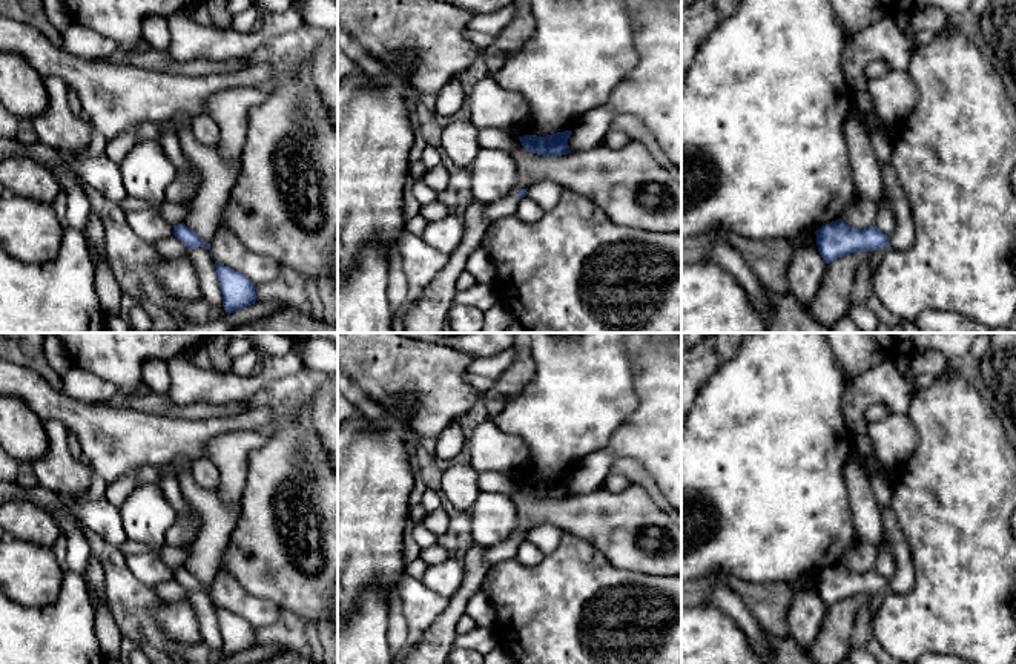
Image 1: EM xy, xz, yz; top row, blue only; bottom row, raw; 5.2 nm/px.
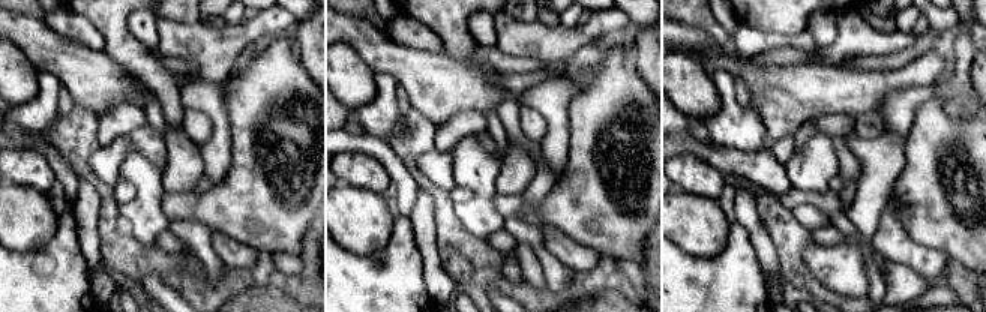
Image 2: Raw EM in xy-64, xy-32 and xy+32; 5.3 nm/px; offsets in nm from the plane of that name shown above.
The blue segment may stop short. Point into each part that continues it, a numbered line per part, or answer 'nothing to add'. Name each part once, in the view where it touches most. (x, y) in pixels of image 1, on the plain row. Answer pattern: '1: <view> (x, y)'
1: xz (508, 548)

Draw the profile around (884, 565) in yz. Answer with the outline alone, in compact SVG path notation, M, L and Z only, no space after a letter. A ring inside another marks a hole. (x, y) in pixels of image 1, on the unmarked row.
M886 534L882 541L876 547L878 547L878 558L873 569L879 572L884 578L892 581L892 578L895 577L895 558L886 541Z

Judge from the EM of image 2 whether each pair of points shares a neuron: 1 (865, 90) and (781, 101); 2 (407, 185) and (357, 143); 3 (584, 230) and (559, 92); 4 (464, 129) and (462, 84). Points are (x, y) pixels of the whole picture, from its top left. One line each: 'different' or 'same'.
1: same
2: same
3: different
4: different

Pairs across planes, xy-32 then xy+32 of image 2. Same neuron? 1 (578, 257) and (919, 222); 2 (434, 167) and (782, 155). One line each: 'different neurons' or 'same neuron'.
1: different neurons
2: different neurons

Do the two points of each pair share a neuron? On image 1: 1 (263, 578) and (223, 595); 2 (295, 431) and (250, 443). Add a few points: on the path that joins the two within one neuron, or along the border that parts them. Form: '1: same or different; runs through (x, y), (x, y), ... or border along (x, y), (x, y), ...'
1: different; border along (220, 568), (226, 569), (252, 594), (275, 603)
2: different; border along (257, 436), (260, 445), (249, 456), (246, 474)

